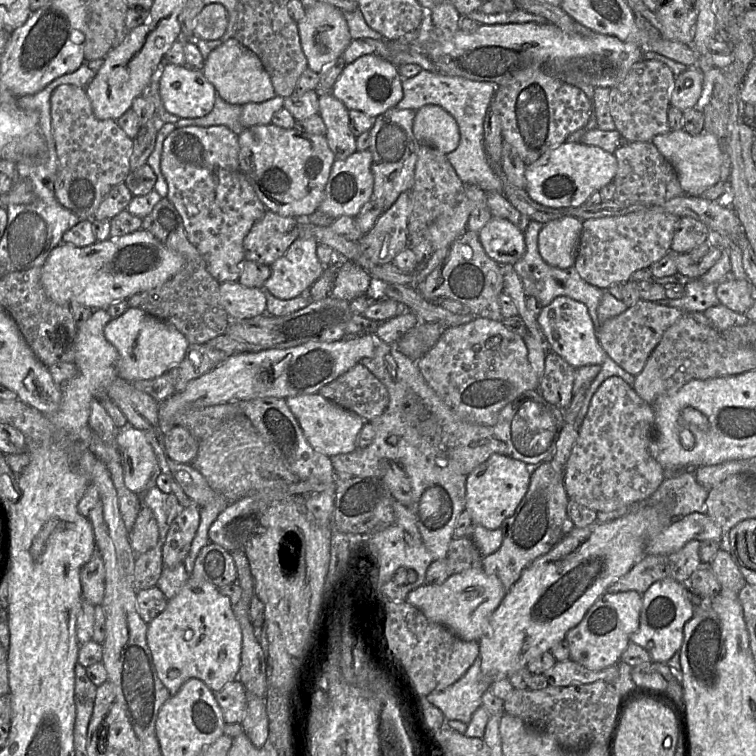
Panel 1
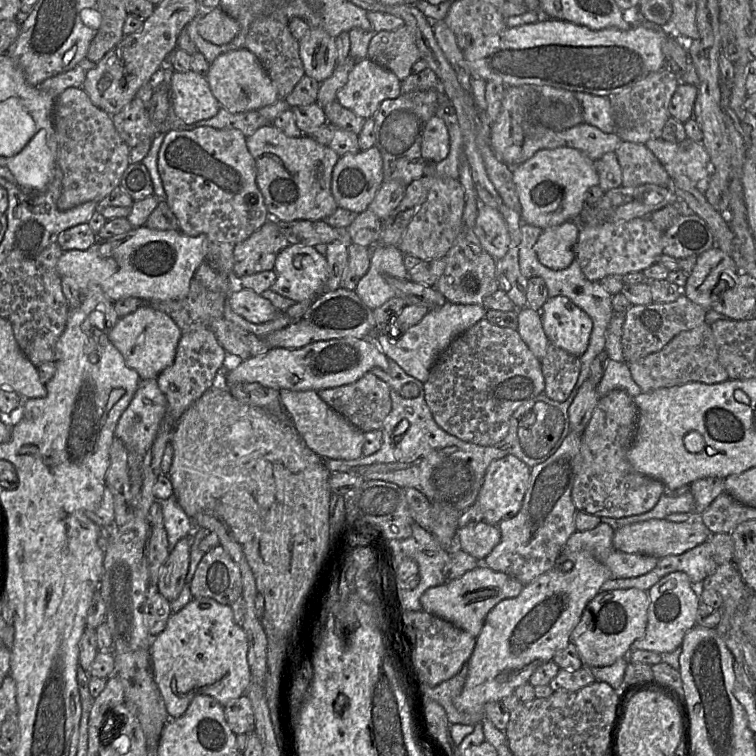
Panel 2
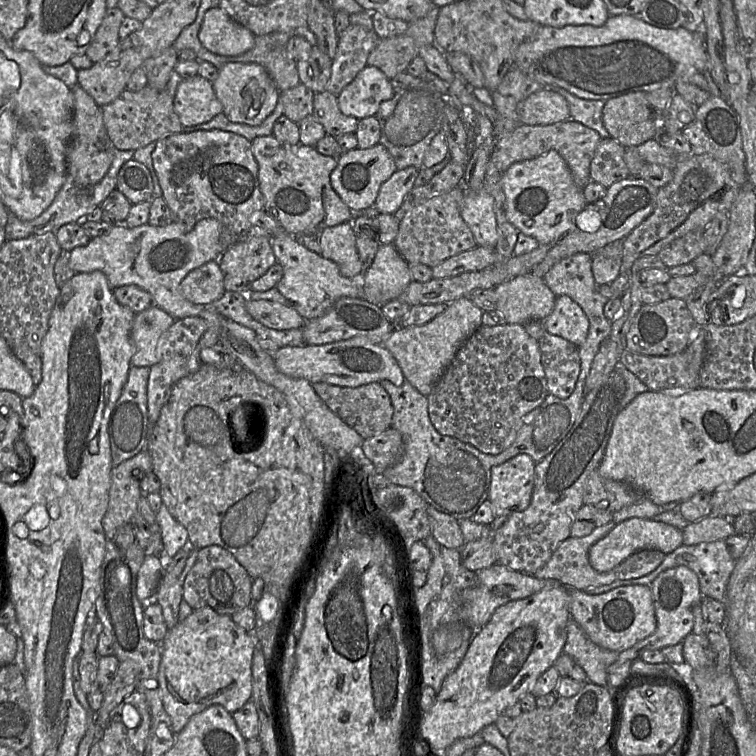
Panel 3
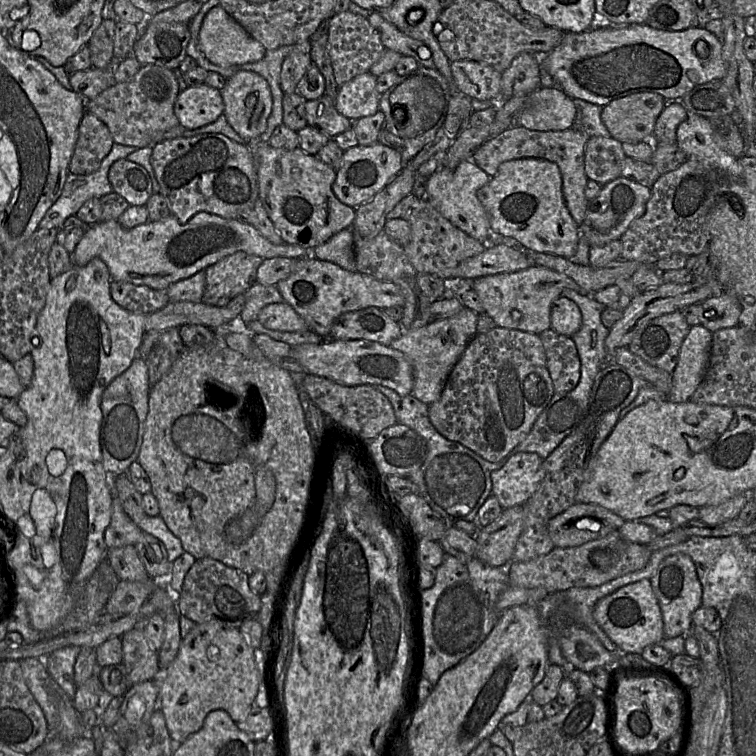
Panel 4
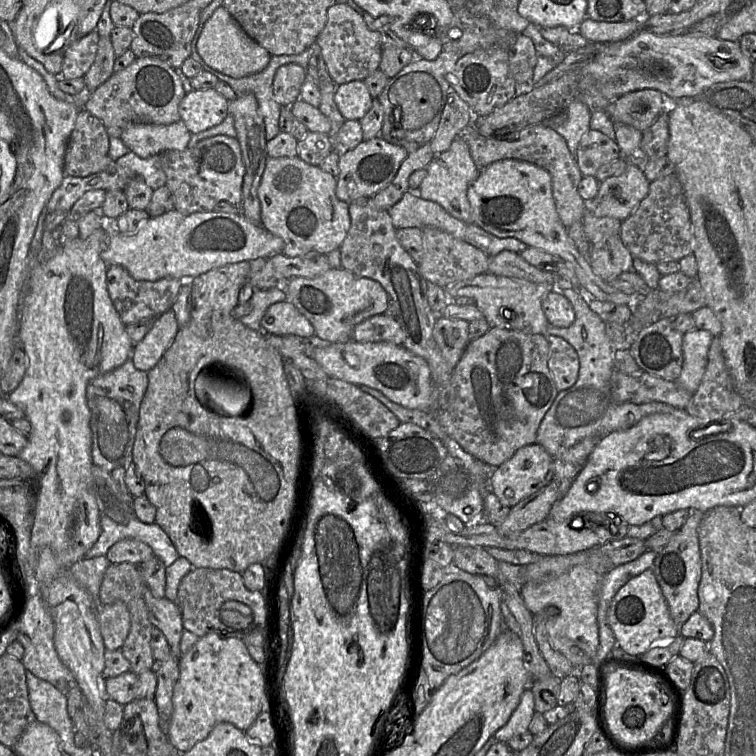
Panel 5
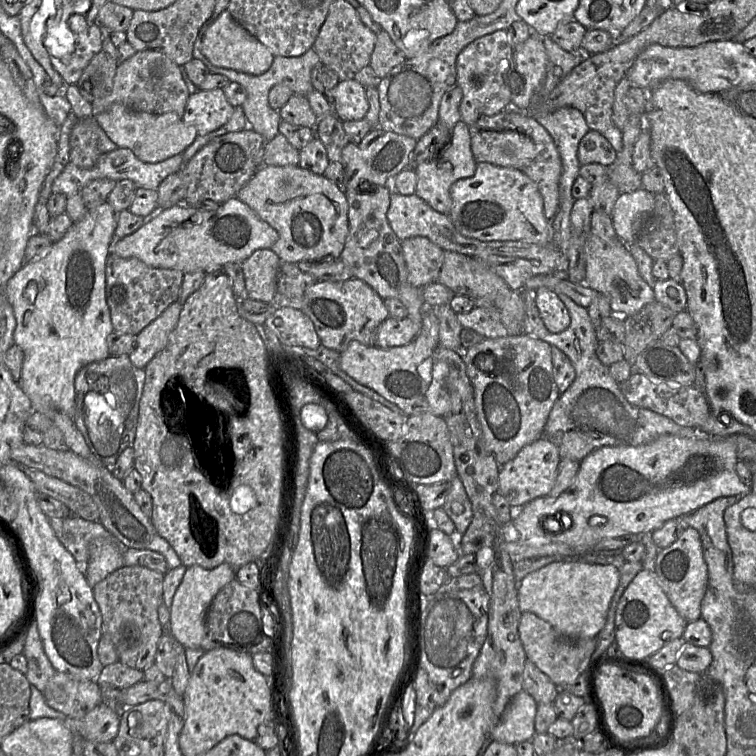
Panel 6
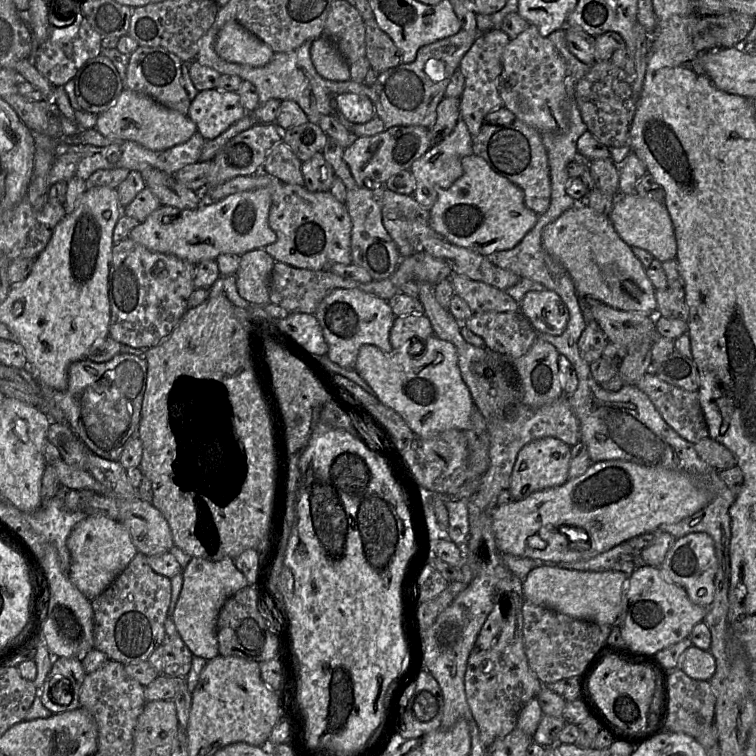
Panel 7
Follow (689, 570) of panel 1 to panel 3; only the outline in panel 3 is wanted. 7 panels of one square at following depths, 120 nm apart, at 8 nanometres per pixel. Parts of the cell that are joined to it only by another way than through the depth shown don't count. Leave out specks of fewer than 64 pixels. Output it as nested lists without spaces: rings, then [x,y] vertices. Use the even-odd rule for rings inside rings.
[[[715,540],[694,545],[682,545],[675,549],[673,552],[666,554],[661,564],[654,571],[643,577],[628,580],[616,580],[611,584],[585,589],[584,592],[590,595],[599,595],[620,586],[650,586],[655,578],[663,571],[677,566],[686,566],[697,575],[702,597],[715,599],[724,603],[727,583],[734,569],[735,562],[736,560],[731,557],[727,549],[725,540]]]

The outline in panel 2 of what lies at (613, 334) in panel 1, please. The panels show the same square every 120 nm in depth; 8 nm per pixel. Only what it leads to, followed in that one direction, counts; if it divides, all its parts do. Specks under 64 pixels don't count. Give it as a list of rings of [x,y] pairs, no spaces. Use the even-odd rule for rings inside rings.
[[[685,295],[679,296],[676,301],[671,303],[631,306],[626,312],[622,327],[622,348],[625,362],[630,364],[649,354],[658,352],[679,333],[705,323],[706,311]]]

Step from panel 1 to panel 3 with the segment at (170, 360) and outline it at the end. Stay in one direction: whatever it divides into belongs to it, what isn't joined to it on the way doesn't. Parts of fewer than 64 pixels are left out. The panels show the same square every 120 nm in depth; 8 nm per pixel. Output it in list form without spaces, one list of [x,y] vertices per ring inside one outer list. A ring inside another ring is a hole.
[[[156,305],[135,315],[131,328],[131,338],[135,346],[131,365],[149,368],[160,360],[158,339],[174,321],[169,313]]]

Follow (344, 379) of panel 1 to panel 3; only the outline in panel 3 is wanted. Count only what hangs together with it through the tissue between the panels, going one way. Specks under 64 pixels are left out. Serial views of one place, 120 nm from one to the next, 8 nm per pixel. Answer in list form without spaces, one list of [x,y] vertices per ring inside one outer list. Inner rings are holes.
[[[325,382],[311,384],[327,407],[364,439],[375,436],[391,427],[393,405],[389,394],[379,382],[371,382],[358,387],[341,387]]]

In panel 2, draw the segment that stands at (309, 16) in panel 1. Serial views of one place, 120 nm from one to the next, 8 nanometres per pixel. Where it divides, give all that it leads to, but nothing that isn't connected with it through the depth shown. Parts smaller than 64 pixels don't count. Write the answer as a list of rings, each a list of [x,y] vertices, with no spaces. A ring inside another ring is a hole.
[[[321,28],[310,29],[299,41],[299,56],[305,75],[321,84],[337,66],[335,38]]]

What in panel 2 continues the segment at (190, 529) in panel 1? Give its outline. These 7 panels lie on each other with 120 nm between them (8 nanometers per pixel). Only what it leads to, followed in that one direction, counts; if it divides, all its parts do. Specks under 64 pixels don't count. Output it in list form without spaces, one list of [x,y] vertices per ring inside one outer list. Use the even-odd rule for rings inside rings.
[[[191,537],[180,539],[169,551],[161,566],[155,590],[169,602],[178,597],[186,584],[185,578],[190,562]]]

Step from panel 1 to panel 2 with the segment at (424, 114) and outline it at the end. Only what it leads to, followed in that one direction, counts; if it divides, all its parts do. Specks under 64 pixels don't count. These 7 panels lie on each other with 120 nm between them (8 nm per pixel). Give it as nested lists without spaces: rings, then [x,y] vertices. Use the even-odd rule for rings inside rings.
[[[433,116],[426,124],[421,144],[422,157],[429,163],[444,160],[450,151],[450,136],[446,123]]]

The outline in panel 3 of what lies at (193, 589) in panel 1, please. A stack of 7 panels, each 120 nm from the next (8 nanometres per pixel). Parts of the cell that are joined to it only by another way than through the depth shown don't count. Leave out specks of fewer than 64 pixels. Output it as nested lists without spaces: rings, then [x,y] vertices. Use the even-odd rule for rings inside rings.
[[[210,607],[193,610],[185,620],[168,629],[160,646],[158,684],[175,733],[179,733],[194,714],[211,705],[219,704],[232,714],[251,699],[256,641],[252,633],[237,626],[231,616],[219,614]]]

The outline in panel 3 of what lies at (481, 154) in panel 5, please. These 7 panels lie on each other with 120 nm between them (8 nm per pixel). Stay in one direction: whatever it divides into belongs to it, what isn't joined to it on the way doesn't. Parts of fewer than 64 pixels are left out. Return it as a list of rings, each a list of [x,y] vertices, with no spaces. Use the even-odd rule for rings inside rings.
[[[573,119],[548,125],[520,125],[497,139],[489,160],[500,172],[504,172],[515,162],[533,159],[555,150],[567,163],[574,182],[584,188],[591,180],[590,164],[601,139],[597,131]]]

